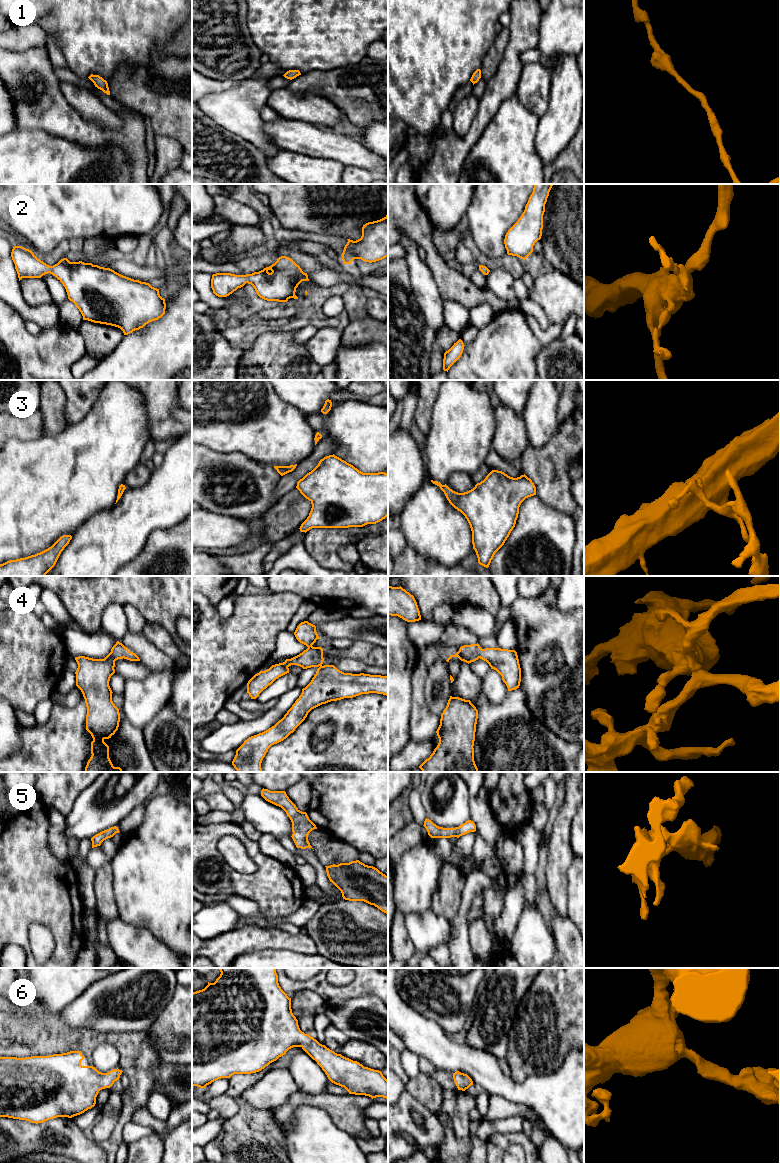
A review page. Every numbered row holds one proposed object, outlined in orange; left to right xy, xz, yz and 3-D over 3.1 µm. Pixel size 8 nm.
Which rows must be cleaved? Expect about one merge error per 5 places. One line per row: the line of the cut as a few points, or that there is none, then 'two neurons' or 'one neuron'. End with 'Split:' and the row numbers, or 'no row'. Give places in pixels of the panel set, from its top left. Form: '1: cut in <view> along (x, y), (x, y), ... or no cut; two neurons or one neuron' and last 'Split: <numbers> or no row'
1: no cut; one neuron
2: no cut; one neuron
3: no cut; one neuron
4: no cut; one neuron
5: no cut; one neuron
6: no cut; one neuron
Split: no row

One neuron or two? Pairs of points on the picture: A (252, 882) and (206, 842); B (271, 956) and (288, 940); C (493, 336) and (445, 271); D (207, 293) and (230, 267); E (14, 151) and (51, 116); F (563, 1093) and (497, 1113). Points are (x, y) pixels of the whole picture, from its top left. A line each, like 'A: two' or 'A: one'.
A: one
B: two
C: two
D: two
E: two
F: two

